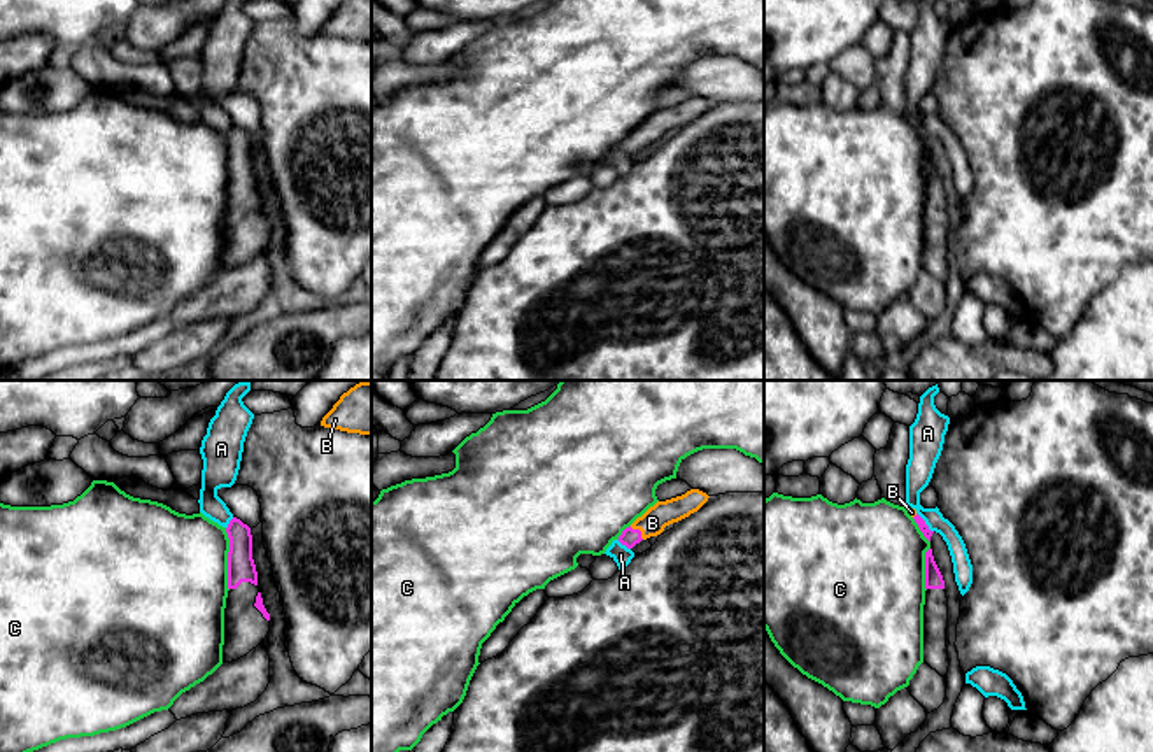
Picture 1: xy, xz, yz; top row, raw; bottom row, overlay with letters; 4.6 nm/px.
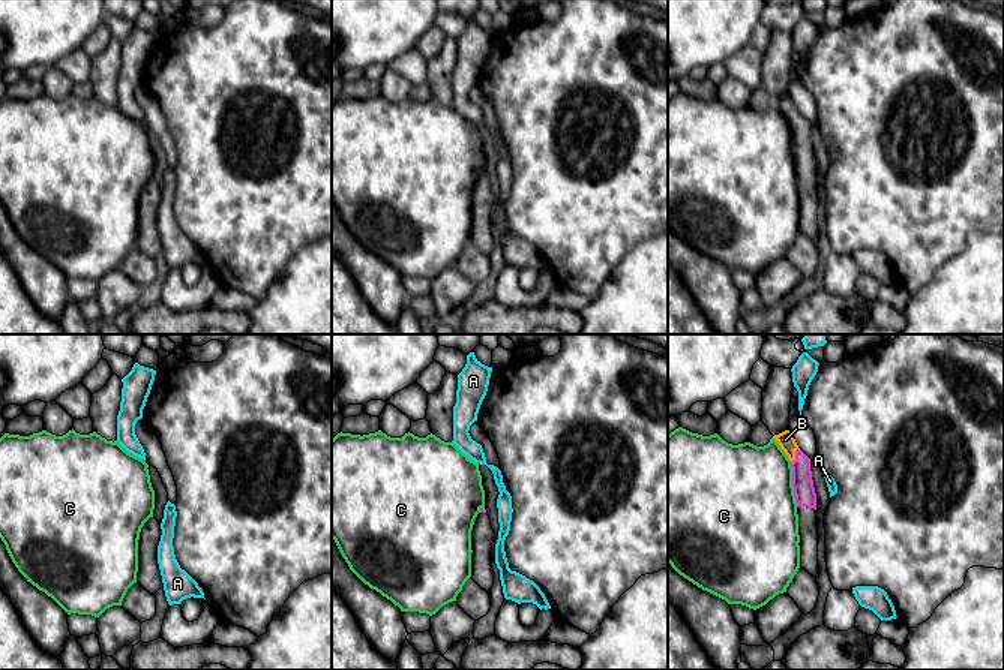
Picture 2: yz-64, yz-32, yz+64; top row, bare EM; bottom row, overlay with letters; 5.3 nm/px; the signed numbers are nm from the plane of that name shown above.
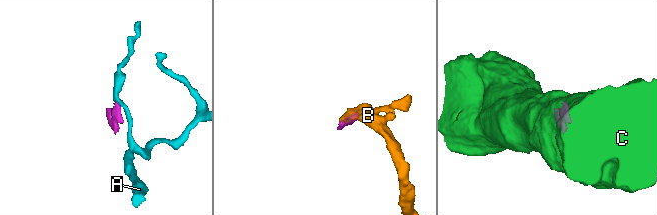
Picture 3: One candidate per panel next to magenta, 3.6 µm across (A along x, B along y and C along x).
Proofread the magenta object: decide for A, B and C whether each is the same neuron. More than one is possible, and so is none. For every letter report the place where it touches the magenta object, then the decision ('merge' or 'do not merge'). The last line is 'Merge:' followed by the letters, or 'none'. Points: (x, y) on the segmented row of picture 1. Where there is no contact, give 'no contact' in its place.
A: meets magenta in yz at (924, 523); do not merge
B: meets magenta in xz at (638, 530); merge
C: meets magenta in xy at (228, 560); do not merge
Merge: B

